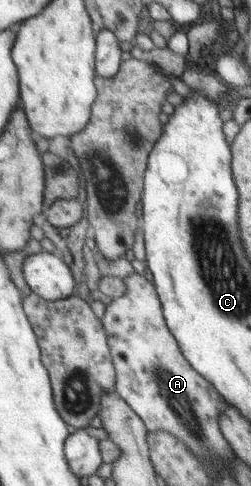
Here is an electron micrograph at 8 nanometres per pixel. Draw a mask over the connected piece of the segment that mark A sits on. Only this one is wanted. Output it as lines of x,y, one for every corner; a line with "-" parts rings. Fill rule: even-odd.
133,272
123,278
124,292
122,295
112,298
105,306
102,316
103,325
106,329
110,343
111,361
116,369
115,392
122,397
135,411
136,416
146,425
147,432
170,432
188,444
188,448
204,460
204,466
210,466
212,458
220,460
224,464
232,464
234,454
227,440
224,440
220,432
219,415
226,404
216,394
218,390
212,388
210,381
204,380
190,362
183,356
178,342
168,330
166,318
163,316
162,304
154,284
146,280
144,275

